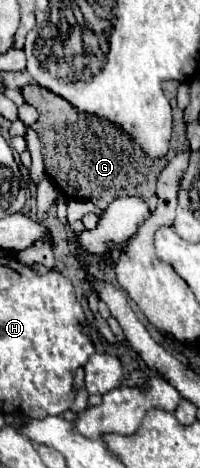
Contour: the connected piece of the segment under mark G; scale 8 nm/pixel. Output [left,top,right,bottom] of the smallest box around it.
[21,84,167,208]

